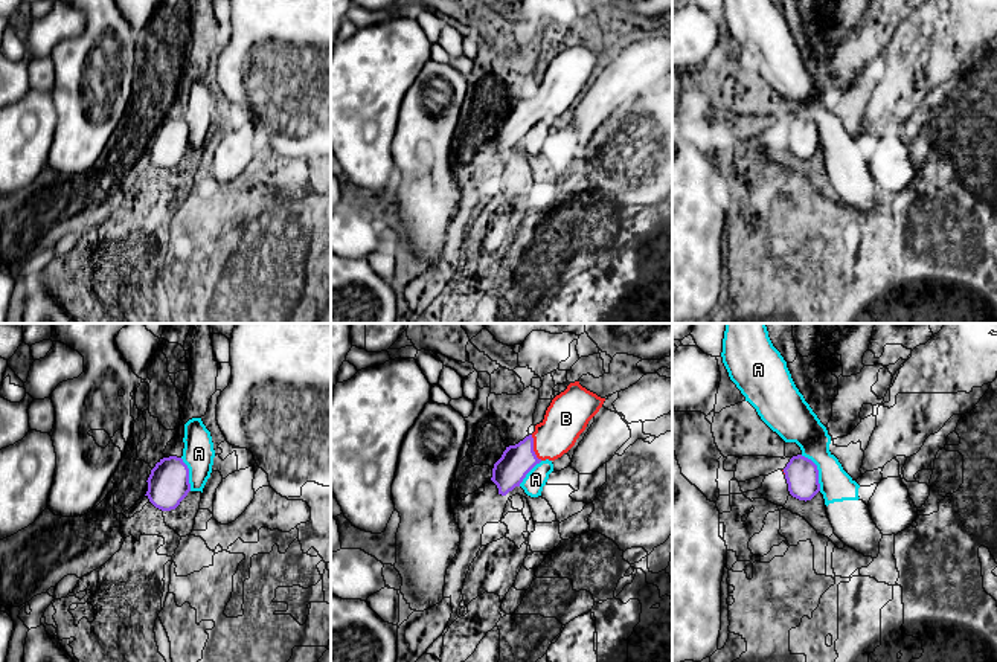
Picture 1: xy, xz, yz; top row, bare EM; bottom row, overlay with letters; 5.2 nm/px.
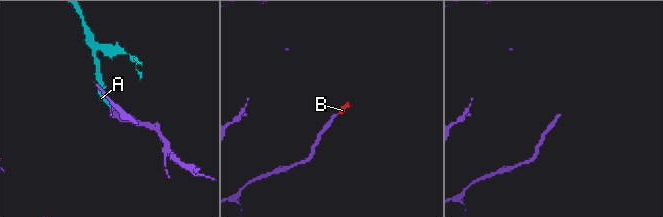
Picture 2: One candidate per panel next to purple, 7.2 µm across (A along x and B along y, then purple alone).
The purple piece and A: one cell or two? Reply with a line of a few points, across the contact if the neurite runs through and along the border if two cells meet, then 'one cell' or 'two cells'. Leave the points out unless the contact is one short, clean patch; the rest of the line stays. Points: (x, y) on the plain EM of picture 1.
line yz (801, 113), (816, 124), (820, 148); two cells

